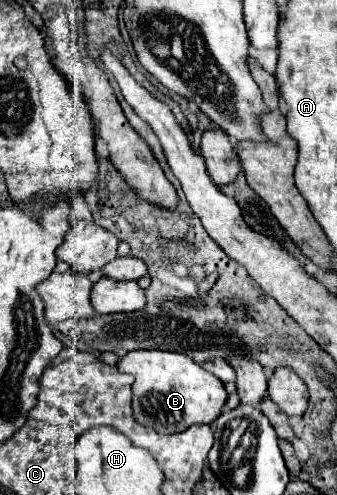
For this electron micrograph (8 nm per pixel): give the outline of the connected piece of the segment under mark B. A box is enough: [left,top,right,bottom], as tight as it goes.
[118,350,228,434]

